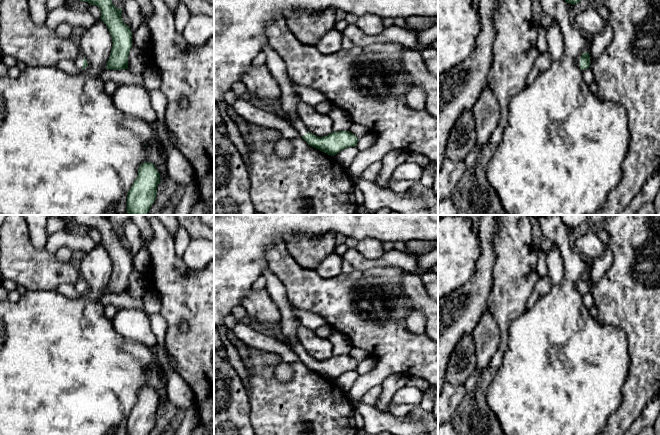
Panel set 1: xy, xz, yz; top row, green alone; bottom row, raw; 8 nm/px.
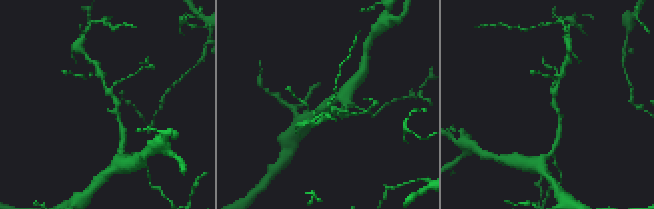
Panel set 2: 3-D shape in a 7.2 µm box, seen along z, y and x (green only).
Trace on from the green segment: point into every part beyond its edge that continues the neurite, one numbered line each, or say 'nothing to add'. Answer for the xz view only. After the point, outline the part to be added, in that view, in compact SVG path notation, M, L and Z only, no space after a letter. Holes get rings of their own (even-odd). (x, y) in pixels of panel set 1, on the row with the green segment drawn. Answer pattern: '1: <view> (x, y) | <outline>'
1: xz (290, 98) | M269 43L264 45L262 53L266 55L266 66L279 85L282 107L289 115L291 125L298 131L300 136L307 134L308 129L296 114L296 107L301 97L293 89L283 59L271 48Z

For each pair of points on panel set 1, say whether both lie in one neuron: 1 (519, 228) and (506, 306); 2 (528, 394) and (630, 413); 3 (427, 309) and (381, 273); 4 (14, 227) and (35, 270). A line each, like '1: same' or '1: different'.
1: same
2: different
3: different
4: same

